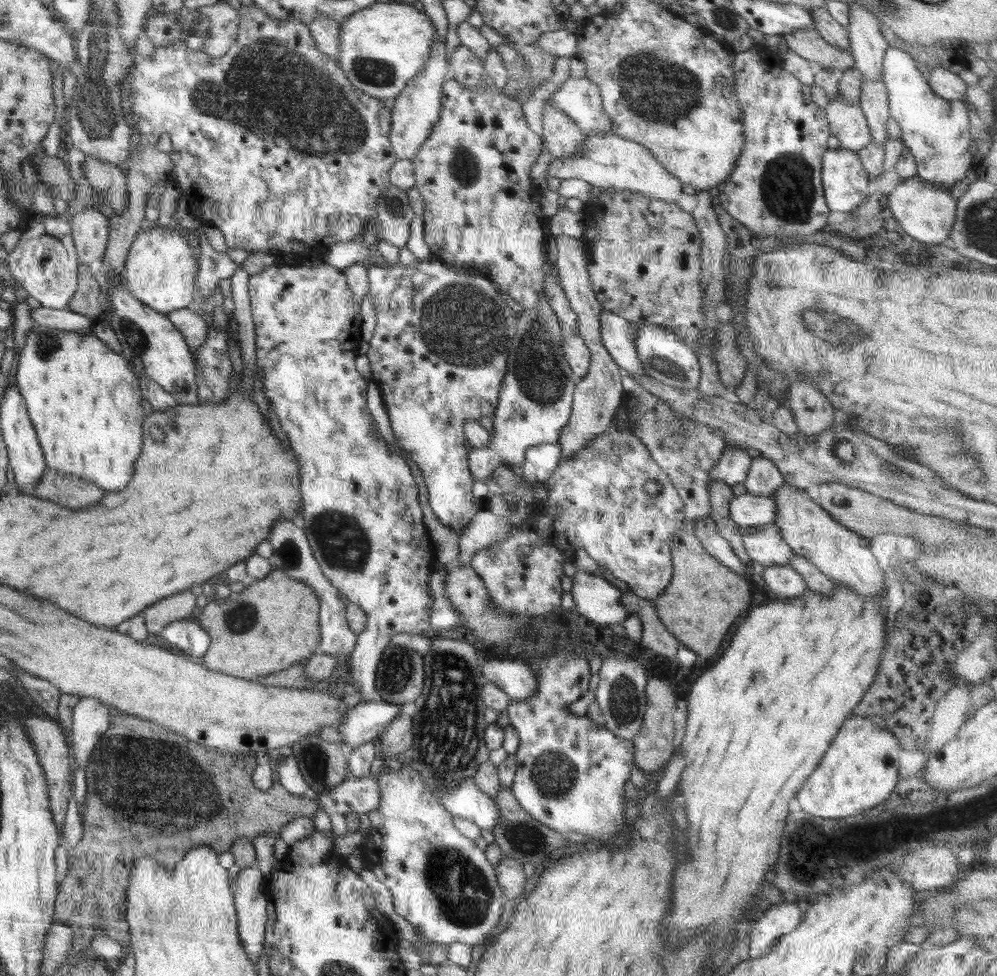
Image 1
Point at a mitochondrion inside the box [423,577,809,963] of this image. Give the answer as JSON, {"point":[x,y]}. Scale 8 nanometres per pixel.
{"point":[554,775]}

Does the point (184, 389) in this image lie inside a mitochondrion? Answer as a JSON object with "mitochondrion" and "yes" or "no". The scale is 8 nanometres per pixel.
{"mitochondrion":"no"}

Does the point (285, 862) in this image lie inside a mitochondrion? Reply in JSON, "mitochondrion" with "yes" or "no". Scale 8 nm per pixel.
{"mitochondrion":"no"}

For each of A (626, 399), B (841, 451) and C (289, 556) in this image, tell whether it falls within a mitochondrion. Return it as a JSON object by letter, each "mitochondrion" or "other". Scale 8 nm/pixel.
{"A":"other","B":"mitochondrion","C":"mitochondrion"}

